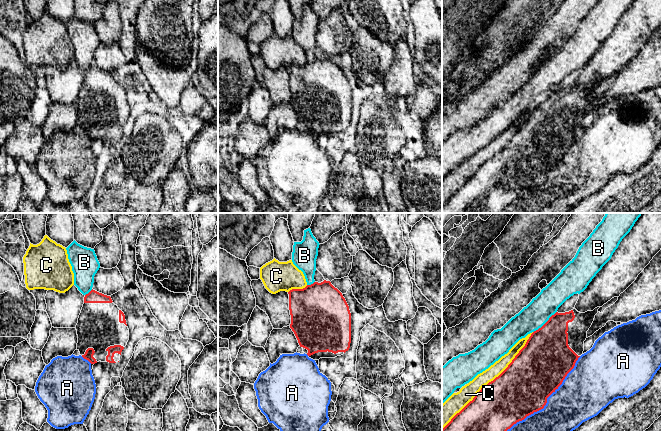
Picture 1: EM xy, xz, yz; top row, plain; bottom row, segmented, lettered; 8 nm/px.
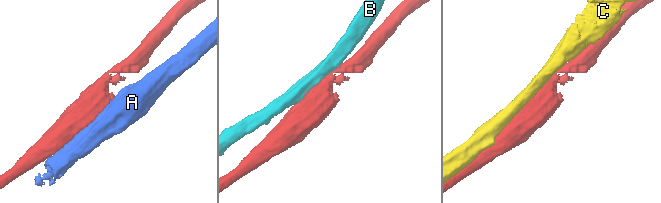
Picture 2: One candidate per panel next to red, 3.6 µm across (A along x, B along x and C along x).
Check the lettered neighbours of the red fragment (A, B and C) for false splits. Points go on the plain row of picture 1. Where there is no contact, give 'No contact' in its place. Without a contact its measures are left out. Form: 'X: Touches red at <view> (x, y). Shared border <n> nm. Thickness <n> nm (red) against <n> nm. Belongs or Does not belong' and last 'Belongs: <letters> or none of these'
A: Touches red at yz (546, 178). Shared border 900 nm. Thickness 420 nm (red) against 360 nm. Does not belong
B: Touches red at yz (545, 99). Shared border 260 nm. Thickness 380 nm (red) against 200 nm. Does not belong
C: Touches red at yz (491, 157). Shared border 1050 nm. Thickness 420 nm (red) against 130 nm. Does not belong
Belongs: none of these

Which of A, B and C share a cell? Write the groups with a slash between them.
A / B / C

